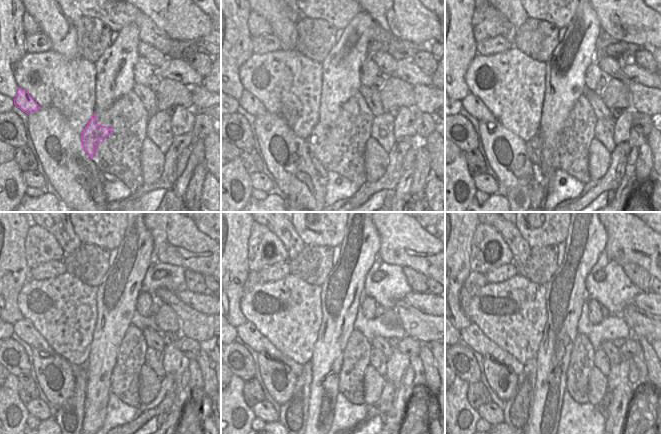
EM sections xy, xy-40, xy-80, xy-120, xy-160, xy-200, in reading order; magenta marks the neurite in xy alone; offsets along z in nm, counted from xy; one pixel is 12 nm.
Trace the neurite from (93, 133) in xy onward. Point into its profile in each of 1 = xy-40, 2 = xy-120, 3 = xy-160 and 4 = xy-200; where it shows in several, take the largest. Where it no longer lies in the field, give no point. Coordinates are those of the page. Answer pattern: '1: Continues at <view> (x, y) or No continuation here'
1: Continues at xy-40 (320, 133)
2: Continues at xy-120 (76, 369)
3: Continues at xy-160 (248, 333)
4: Continues at xy-200 (472, 335).

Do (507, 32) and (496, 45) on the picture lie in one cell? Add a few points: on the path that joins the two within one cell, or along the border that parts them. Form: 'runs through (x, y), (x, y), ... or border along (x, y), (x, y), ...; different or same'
border along (502, 34), (513, 45); different

